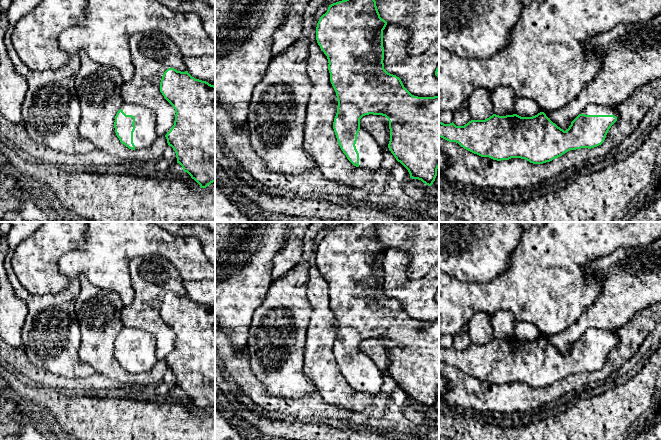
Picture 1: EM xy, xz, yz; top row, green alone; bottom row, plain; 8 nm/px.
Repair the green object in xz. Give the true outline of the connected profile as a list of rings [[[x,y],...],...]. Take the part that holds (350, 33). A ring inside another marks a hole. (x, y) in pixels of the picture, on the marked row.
[[[342,0],[329,5],[316,27],[316,40],[327,56],[330,81],[336,92],[338,106],[333,129],[339,146],[347,159],[356,167],[377,170],[382,163],[382,150],[372,135],[360,127],[360,119],[369,114],[385,116],[389,121],[388,148],[396,160],[409,172],[410,178],[431,186],[439,168],[439,96],[412,95],[396,75],[384,69],[383,30],[387,22],[380,17],[375,0]]]

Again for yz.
[[[590,104],[564,131],[544,112],[532,117],[493,114],[485,120],[471,120],[464,126],[456,126],[453,122],[444,124],[439,121],[439,137],[449,142],[456,142],[464,149],[481,157],[489,157],[497,161],[521,158],[533,164],[543,164],[570,150],[591,149],[601,145],[609,129],[617,121],[617,116],[618,113],[613,107]]]

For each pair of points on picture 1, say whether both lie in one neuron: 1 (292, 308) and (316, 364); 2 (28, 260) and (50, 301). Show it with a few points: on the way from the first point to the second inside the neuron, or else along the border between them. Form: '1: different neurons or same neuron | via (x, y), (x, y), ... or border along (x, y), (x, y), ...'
1: different neurons | border along (310, 316), (303, 362)
2: different neurons | border along (68, 284), (43, 295), (25, 287)

